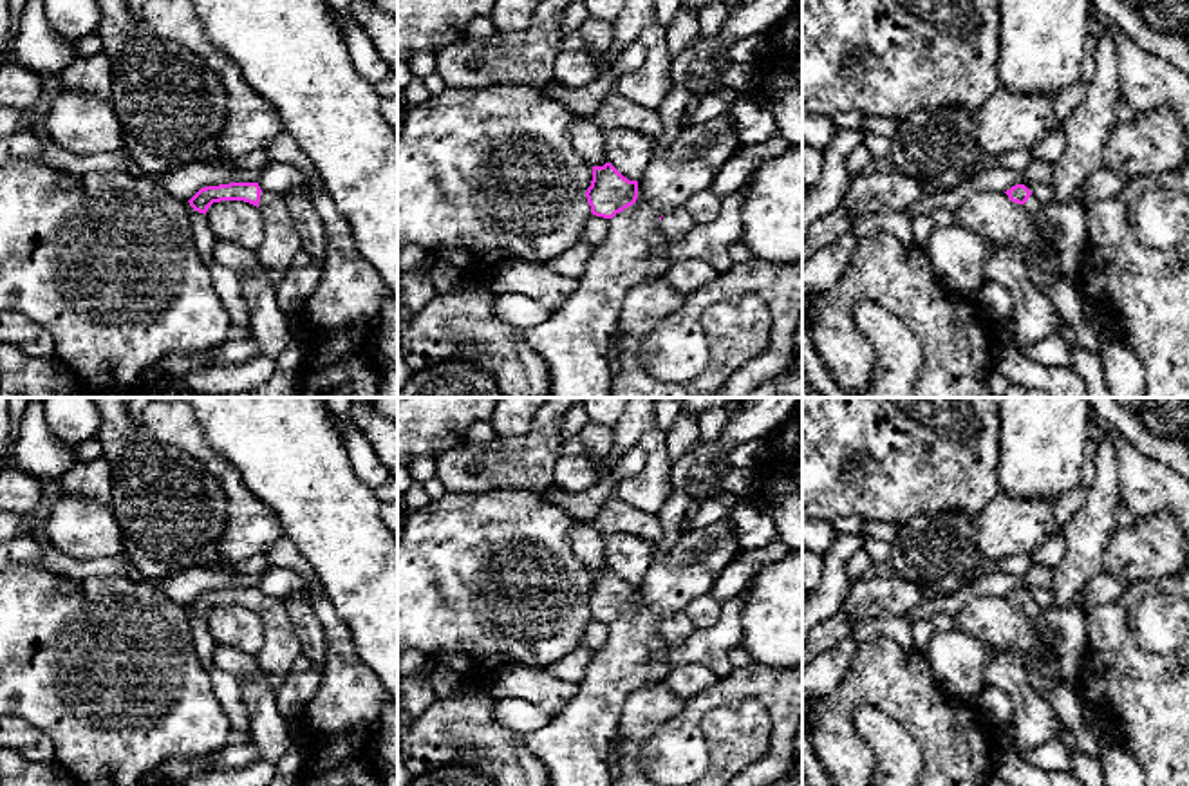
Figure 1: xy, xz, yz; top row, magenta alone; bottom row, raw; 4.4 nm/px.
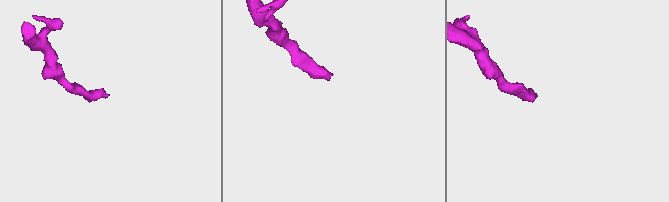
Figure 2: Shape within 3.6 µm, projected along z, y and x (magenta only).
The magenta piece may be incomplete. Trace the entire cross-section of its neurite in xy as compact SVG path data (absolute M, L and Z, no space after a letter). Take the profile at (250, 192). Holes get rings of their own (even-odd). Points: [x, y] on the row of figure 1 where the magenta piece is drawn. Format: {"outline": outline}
{"outline": "M229 182L201 188L188 202L206 215L208 208L220 201L244 201L262 211L264 237L255 249L257 260L267 271L287 271L302 249L302 240L282 195L262 190L258 182Z"}

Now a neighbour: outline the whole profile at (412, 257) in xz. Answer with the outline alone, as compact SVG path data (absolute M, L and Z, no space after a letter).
M407 246L399 253L399 273L430 267L435 257L419 246Z

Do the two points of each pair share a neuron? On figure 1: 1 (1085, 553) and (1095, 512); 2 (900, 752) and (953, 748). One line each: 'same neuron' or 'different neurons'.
1: same neuron
2: different neurons

